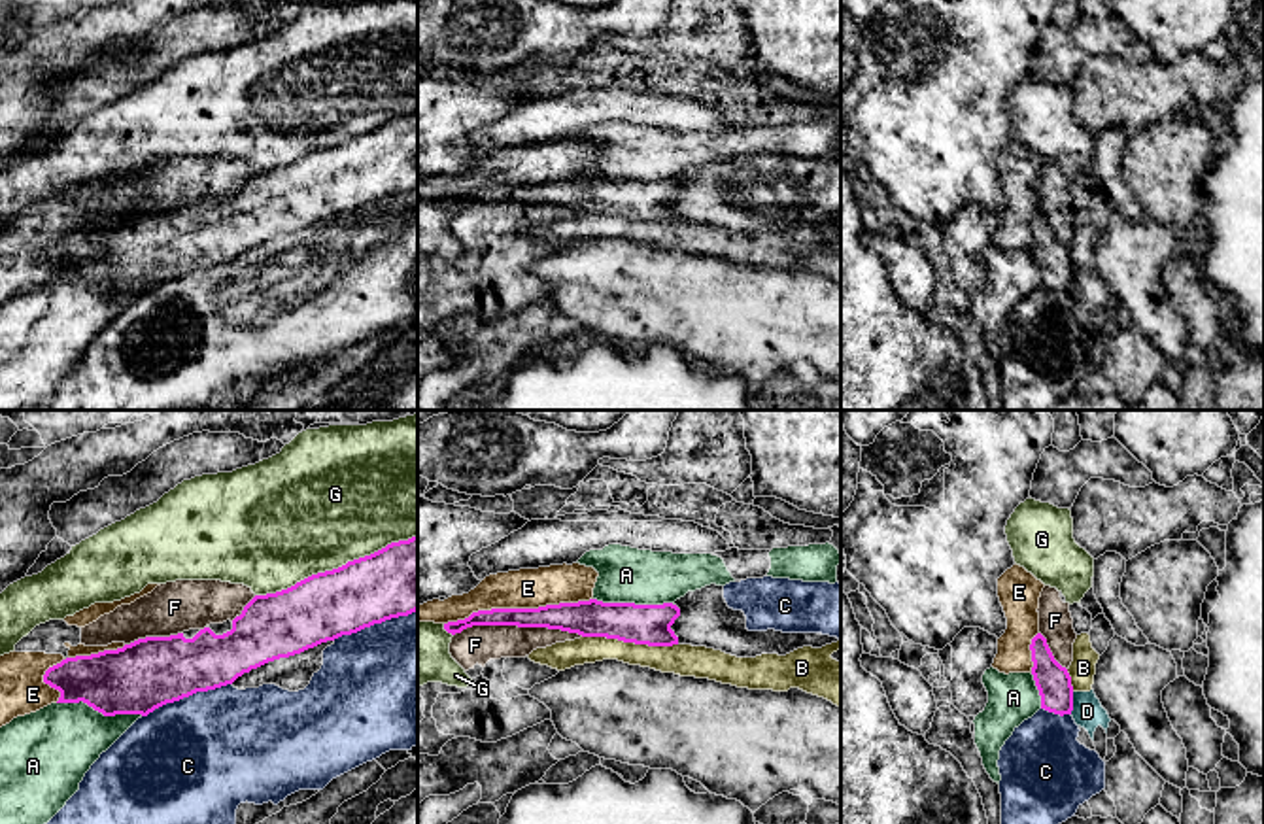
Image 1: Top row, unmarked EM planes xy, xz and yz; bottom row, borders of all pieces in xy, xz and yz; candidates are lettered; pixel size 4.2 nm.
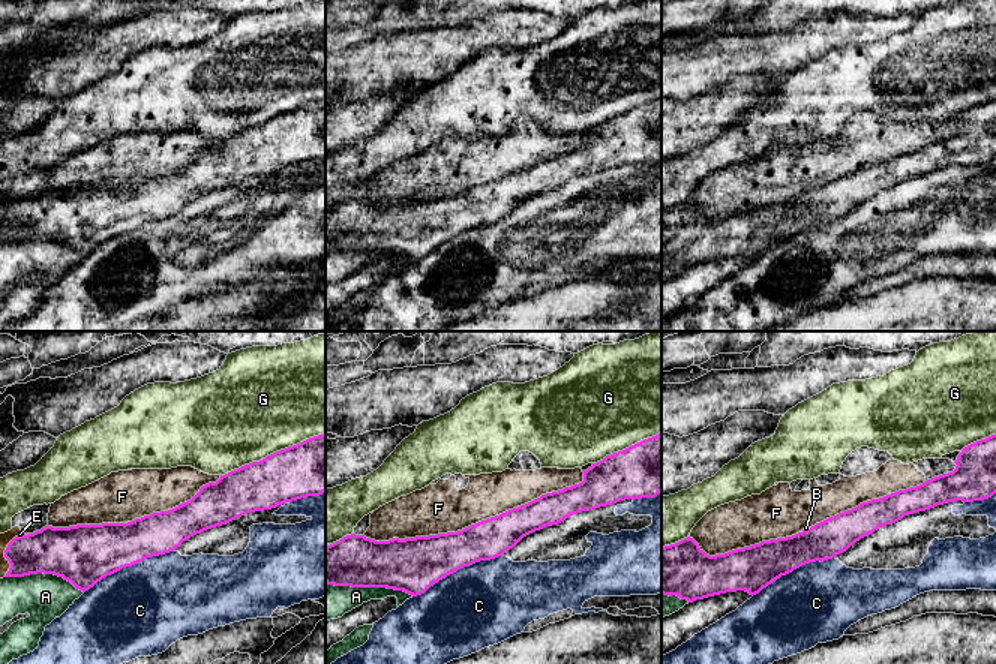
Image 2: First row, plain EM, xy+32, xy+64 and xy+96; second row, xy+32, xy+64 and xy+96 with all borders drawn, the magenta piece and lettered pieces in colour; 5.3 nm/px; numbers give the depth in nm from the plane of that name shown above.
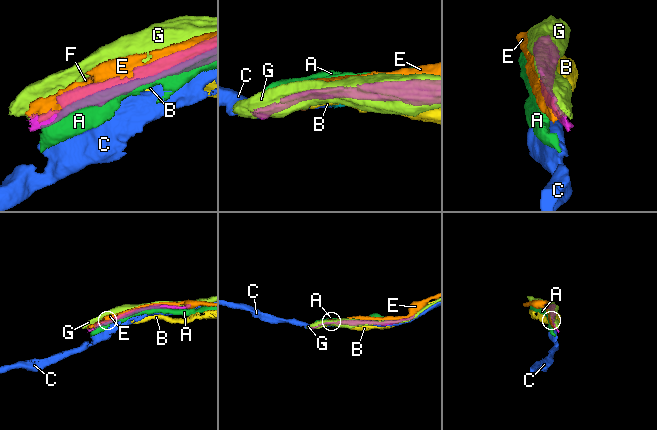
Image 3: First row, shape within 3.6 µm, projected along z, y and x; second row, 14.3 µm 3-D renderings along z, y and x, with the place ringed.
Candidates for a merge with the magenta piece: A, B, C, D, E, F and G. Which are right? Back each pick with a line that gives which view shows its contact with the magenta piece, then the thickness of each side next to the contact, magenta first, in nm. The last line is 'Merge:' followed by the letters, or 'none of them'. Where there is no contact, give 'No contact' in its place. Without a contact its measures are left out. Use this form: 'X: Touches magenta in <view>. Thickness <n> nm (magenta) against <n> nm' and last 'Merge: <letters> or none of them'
Merge: none of them

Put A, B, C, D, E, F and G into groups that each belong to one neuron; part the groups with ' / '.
A / B D / C / E / F / G

